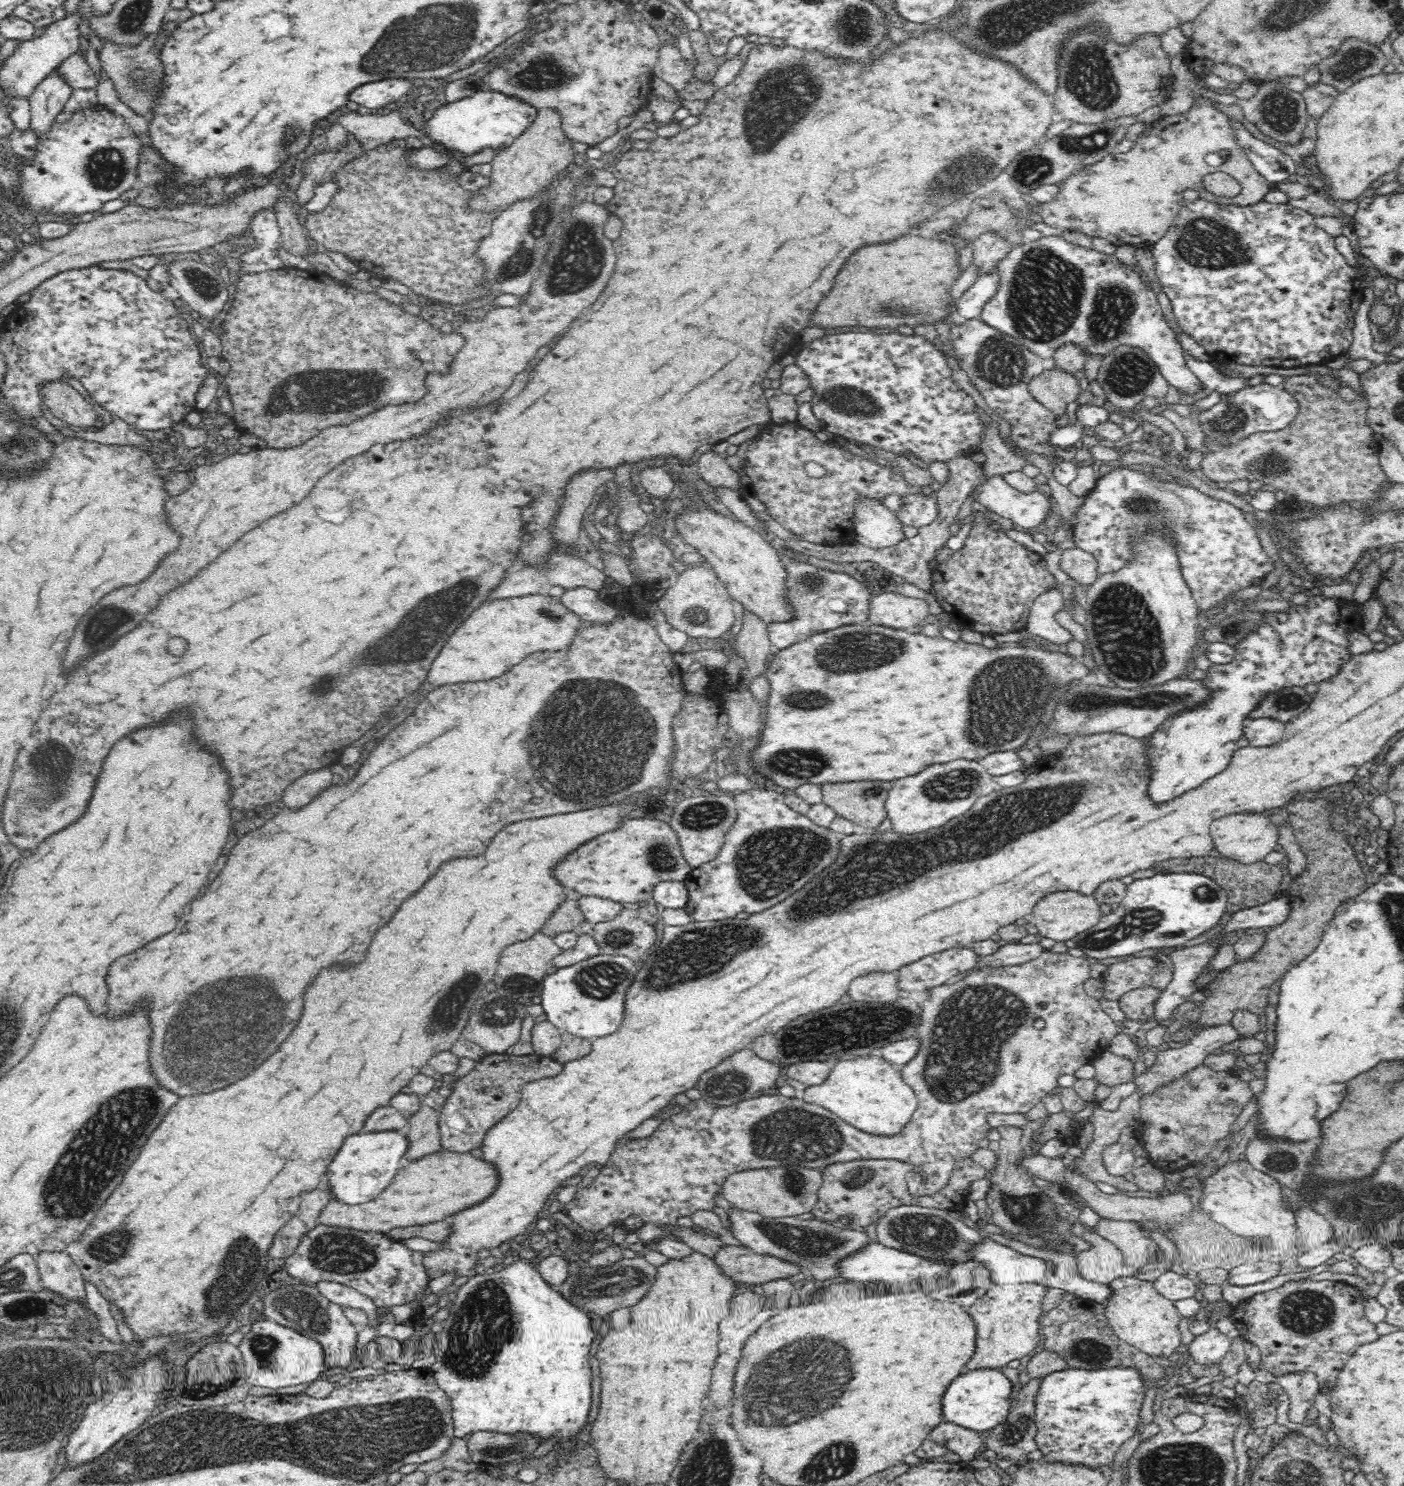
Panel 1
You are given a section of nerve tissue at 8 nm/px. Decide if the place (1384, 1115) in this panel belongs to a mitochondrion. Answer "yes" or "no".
no

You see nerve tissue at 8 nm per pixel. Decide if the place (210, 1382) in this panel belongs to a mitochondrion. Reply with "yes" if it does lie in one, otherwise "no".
yes

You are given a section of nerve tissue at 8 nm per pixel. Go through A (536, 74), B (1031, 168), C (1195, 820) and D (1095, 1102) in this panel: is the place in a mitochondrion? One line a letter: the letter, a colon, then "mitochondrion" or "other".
A: mitochondrion
B: mitochondrion
C: other
D: other

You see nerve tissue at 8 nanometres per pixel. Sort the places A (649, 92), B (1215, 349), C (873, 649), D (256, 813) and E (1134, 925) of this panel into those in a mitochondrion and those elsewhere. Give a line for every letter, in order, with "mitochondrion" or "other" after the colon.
A: other
B: other
C: mitochondrion
D: other
E: mitochondrion

